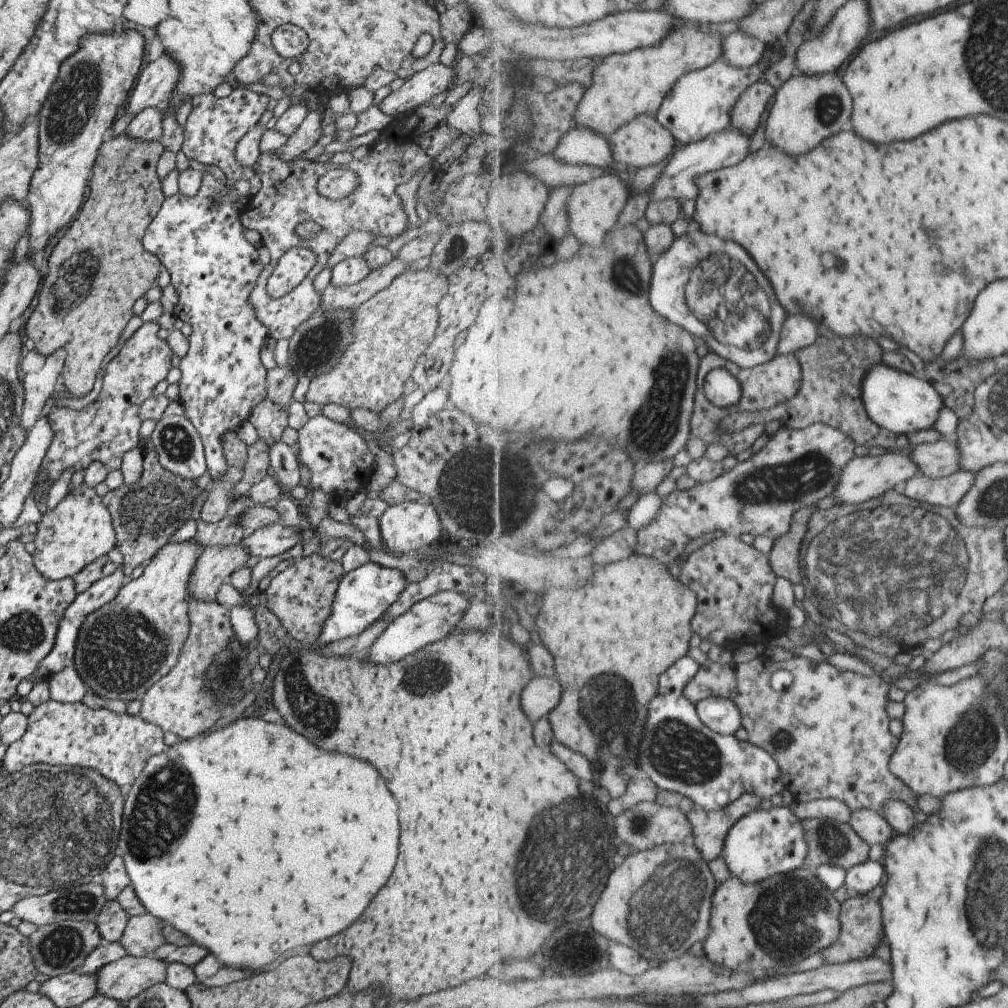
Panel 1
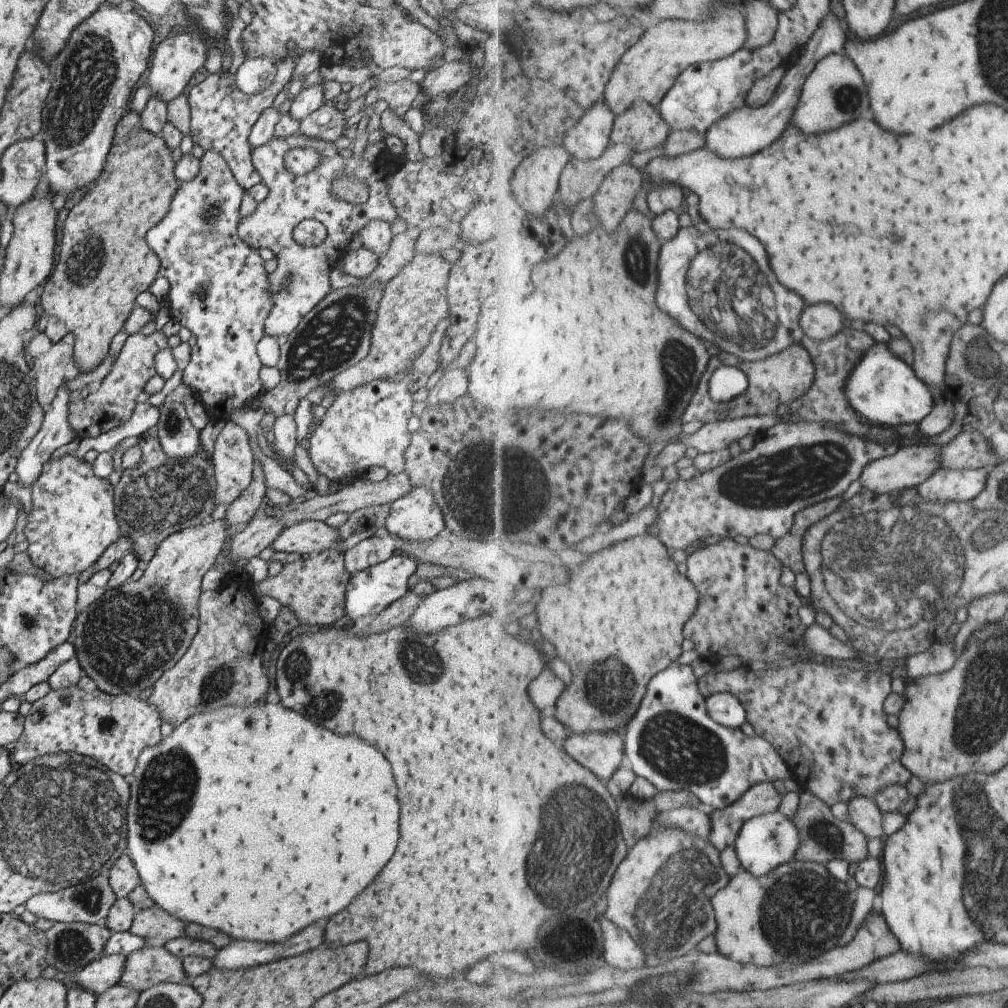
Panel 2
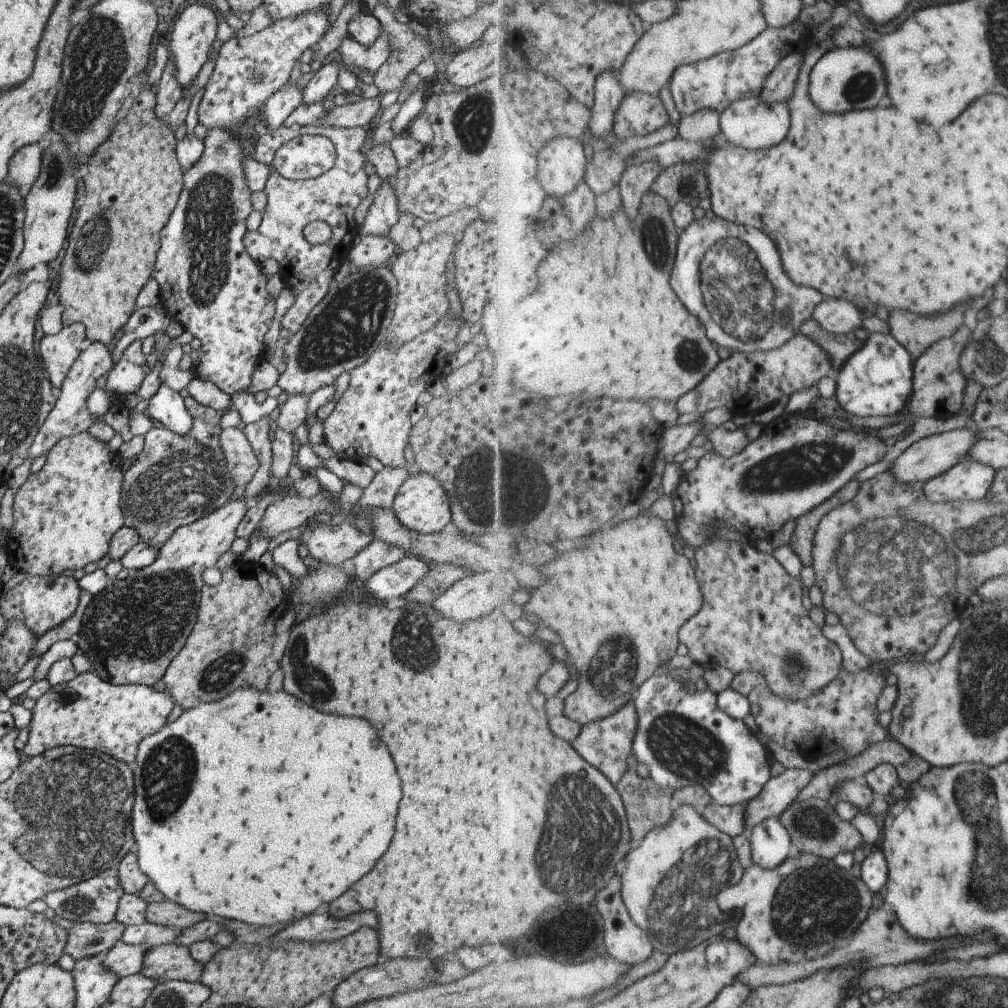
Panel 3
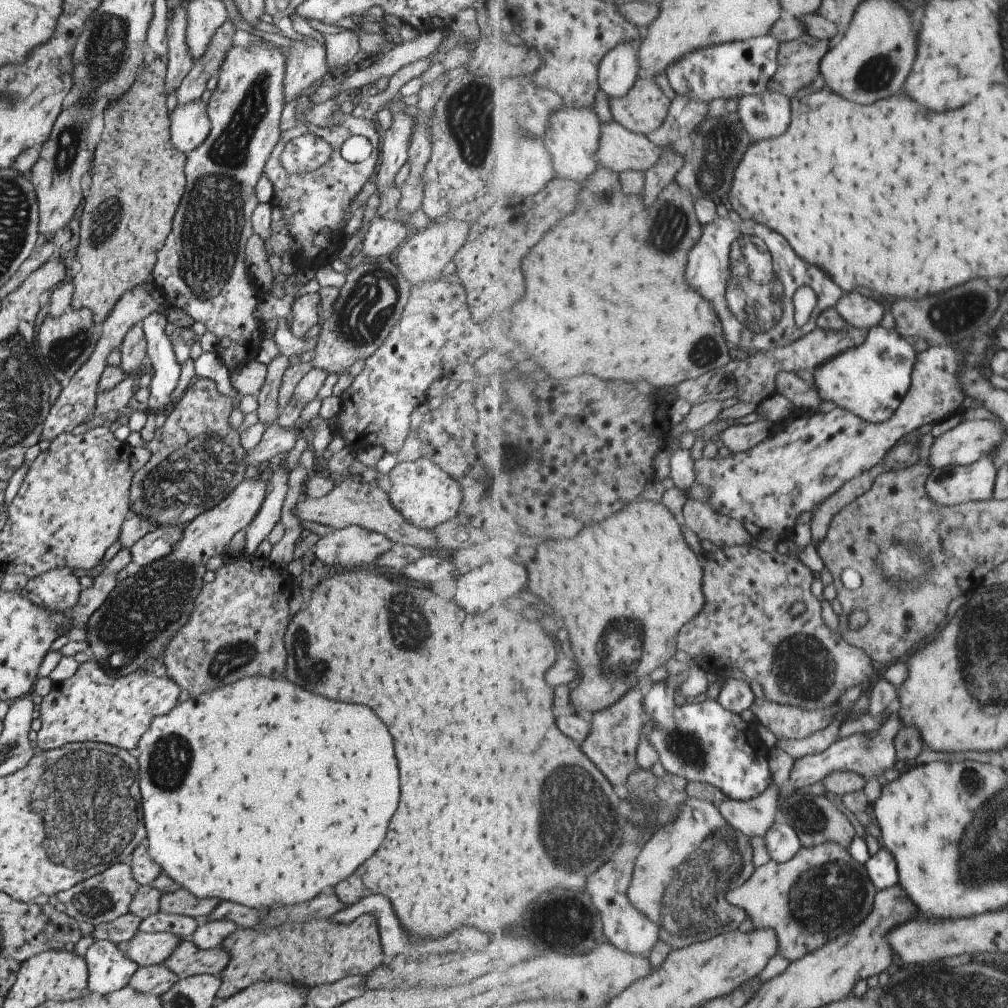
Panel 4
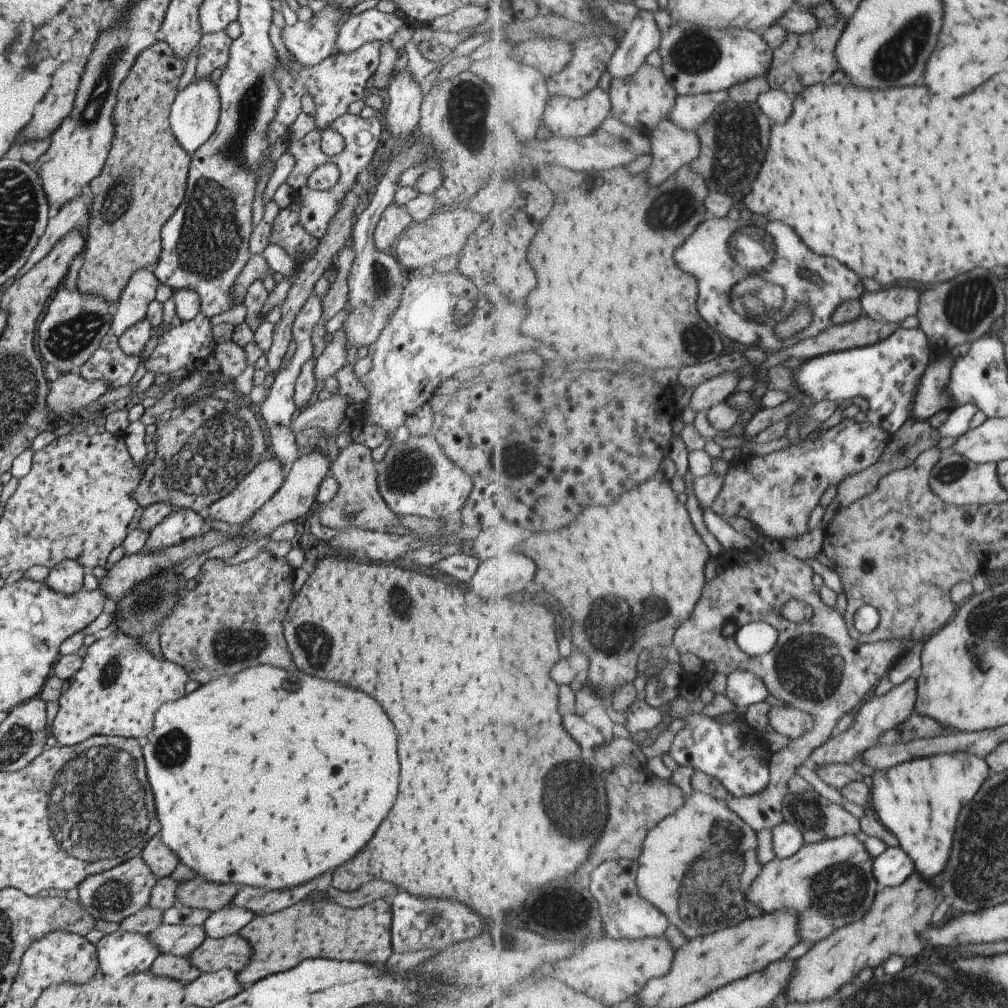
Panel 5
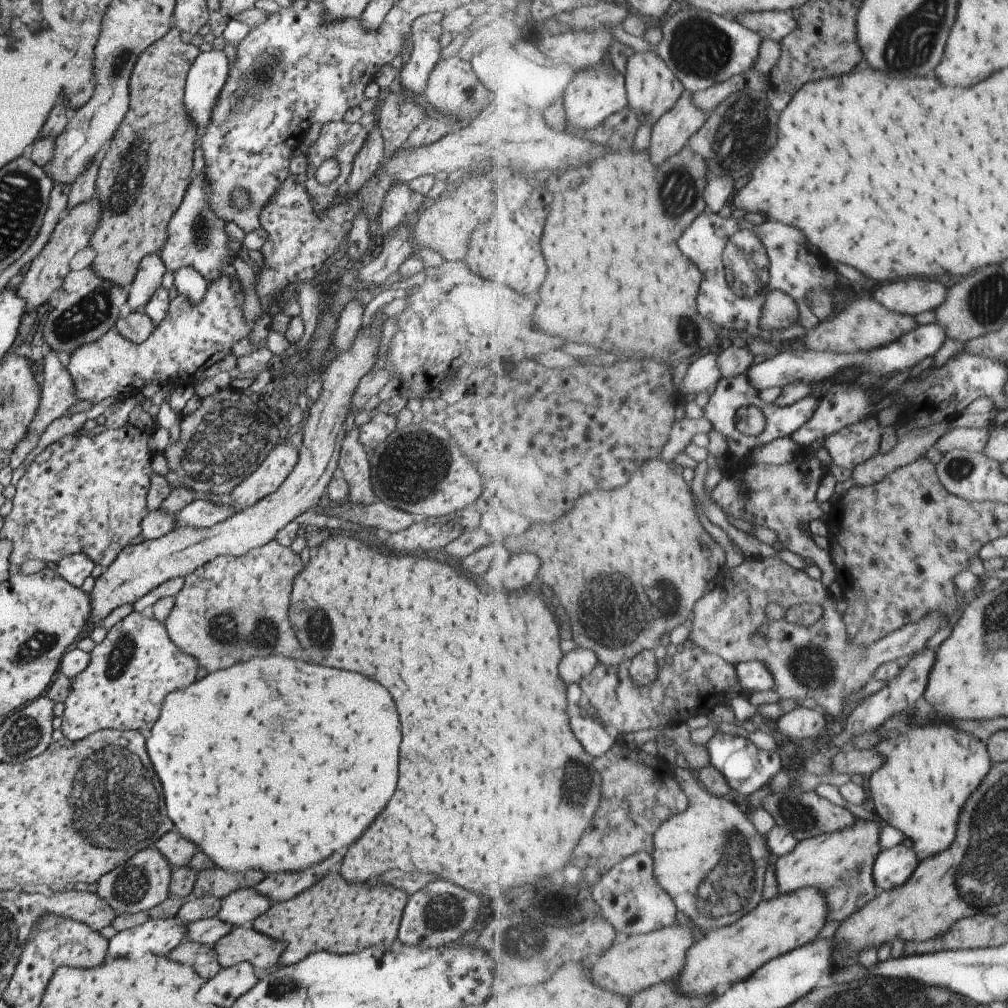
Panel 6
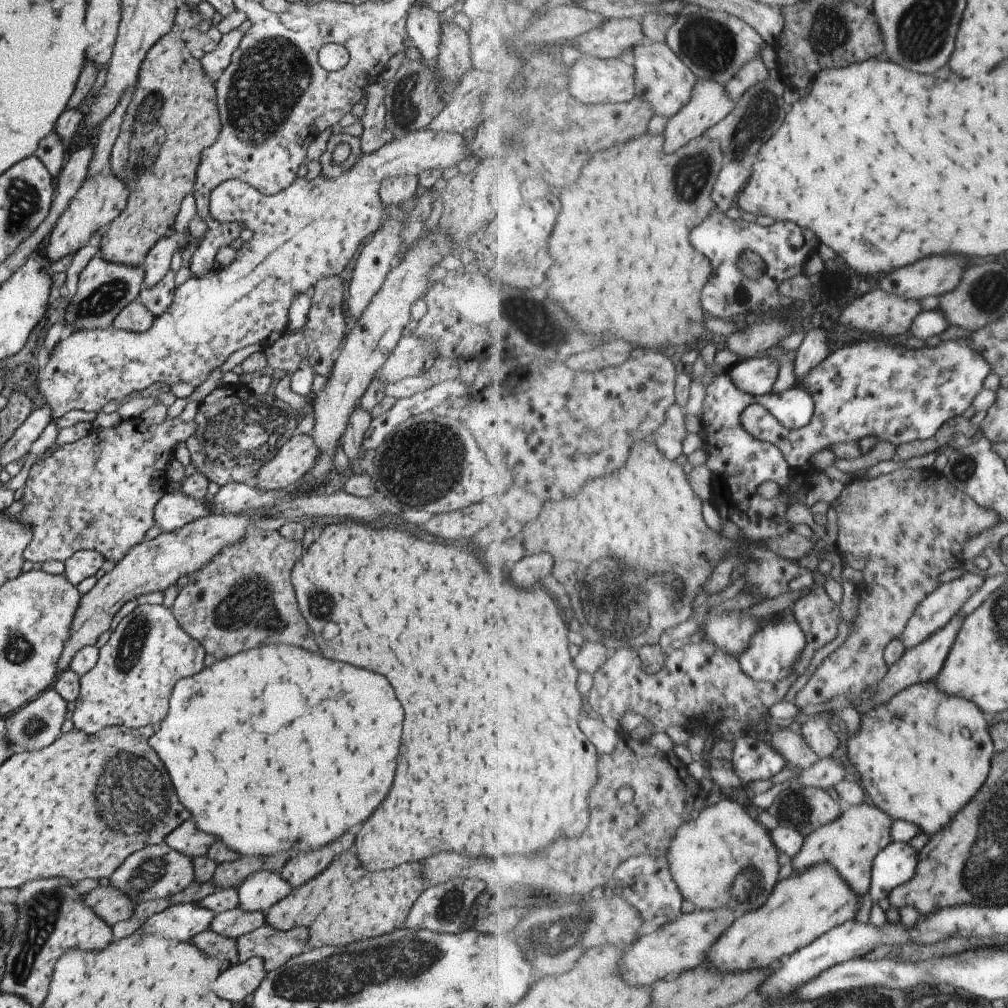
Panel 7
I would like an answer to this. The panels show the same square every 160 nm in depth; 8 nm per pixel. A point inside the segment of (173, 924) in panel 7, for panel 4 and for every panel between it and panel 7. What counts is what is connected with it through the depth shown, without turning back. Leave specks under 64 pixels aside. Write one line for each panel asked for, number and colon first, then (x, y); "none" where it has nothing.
4: (108, 969)
5: (121, 953)
6: (157, 936)

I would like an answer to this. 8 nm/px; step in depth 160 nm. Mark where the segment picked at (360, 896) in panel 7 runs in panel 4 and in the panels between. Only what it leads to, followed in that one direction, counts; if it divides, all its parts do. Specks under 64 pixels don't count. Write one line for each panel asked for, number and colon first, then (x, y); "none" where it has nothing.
4: (316, 952)
5: (322, 929)
6: (333, 916)

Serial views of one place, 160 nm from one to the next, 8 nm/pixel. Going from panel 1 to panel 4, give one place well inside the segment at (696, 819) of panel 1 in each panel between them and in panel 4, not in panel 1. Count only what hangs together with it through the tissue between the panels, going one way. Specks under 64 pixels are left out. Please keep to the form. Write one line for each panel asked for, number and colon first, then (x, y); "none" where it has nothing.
2: (763, 798)
3: (779, 794)
4: (869, 753)

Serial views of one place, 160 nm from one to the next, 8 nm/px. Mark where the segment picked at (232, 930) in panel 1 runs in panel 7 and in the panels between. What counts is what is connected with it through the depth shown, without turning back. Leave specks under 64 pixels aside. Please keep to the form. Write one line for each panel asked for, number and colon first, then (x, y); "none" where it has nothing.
2: (317, 819)
3: (255, 807)
4: (285, 793)
5: (257, 784)
6: (274, 763)
7: (277, 748)

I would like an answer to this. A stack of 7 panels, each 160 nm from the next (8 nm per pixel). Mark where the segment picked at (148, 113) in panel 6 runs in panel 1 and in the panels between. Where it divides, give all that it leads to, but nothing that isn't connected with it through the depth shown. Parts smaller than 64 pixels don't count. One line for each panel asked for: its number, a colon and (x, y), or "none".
1: (103, 269)
2: (104, 262)
3: (133, 181)
4: (137, 177)
5: (141, 182)

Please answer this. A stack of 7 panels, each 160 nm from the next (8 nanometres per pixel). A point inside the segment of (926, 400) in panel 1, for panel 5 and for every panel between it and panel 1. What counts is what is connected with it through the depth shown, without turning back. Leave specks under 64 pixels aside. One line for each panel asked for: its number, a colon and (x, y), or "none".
2: (886, 390)
3: (878, 380)
4: (871, 380)
5: (886, 373)

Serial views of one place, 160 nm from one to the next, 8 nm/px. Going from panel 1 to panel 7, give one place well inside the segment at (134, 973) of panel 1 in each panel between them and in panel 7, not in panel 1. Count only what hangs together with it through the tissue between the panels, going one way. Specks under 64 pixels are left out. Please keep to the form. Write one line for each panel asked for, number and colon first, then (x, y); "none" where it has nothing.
2: (147, 966)
3: (166, 962)
4: (186, 959)
5: (232, 952)
6: (242, 944)
7: (274, 947)

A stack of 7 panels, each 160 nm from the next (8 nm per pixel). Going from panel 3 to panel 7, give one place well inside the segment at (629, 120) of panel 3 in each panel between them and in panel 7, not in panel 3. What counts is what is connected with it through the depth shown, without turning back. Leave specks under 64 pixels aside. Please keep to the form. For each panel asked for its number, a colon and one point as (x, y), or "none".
4: (644, 108)
5: (643, 100)
6: (653, 87)
7: (663, 79)

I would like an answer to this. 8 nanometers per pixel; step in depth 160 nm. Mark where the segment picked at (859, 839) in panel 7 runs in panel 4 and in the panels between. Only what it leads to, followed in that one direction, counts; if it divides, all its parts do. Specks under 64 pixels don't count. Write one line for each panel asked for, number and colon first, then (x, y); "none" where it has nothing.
4: (822, 892)
5: (830, 884)
6: (841, 864)

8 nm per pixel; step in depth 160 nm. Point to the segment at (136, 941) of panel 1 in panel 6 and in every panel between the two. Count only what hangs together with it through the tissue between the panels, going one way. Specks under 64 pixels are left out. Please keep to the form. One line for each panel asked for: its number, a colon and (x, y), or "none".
2: (156, 926)
3: (166, 912)
4: (181, 901)
5: (197, 893)
6: (214, 882)

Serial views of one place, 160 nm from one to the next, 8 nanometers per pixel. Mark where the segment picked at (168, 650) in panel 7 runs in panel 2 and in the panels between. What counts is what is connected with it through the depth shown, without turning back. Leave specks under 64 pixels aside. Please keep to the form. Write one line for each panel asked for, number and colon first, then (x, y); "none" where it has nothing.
2: (113, 729)
3: (86, 712)
4: (90, 705)
5: (117, 689)
6: (136, 665)

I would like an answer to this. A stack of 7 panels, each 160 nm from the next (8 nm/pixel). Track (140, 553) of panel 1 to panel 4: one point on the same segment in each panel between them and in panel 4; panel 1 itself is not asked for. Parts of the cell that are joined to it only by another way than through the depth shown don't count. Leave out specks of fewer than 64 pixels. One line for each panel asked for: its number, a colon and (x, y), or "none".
2: (160, 495)
3: (176, 479)
4: (196, 459)

